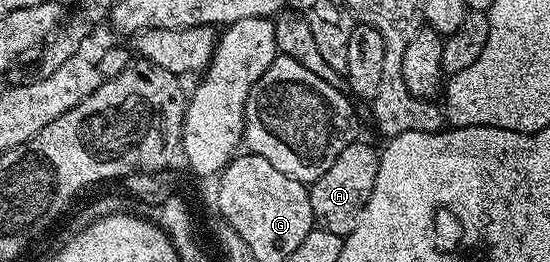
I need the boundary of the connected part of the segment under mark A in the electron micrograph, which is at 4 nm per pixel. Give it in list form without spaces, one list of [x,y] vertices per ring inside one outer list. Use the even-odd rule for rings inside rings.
[[[356,142],[345,146],[341,154],[337,154],[337,162],[321,174],[314,184],[310,185],[311,209],[316,225],[329,234],[345,237],[357,226],[357,218],[361,218],[361,210],[365,210],[365,202],[369,202],[369,194],[373,194],[373,182],[377,182],[379,169],[378,151],[374,152],[367,144]]]

